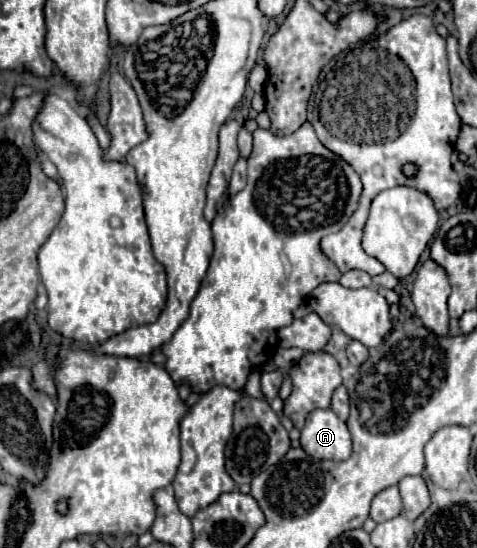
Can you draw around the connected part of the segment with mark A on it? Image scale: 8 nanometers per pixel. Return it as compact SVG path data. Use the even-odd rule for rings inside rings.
M315 409L301 429L301 447L315 459L341 461L351 455L351 435L331 409Z

